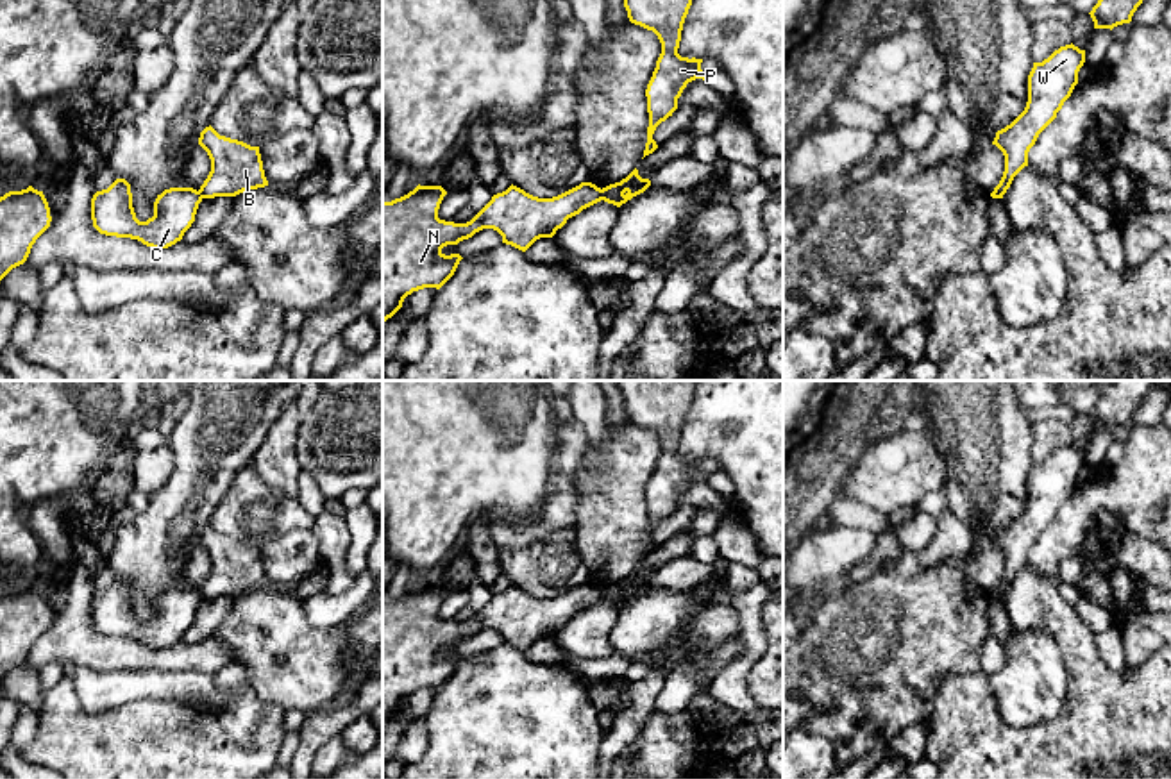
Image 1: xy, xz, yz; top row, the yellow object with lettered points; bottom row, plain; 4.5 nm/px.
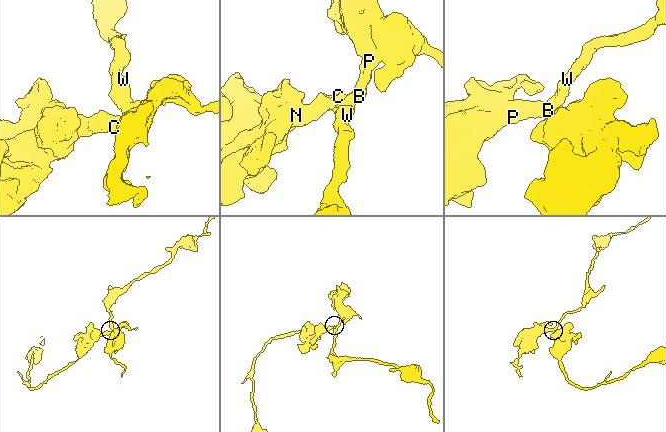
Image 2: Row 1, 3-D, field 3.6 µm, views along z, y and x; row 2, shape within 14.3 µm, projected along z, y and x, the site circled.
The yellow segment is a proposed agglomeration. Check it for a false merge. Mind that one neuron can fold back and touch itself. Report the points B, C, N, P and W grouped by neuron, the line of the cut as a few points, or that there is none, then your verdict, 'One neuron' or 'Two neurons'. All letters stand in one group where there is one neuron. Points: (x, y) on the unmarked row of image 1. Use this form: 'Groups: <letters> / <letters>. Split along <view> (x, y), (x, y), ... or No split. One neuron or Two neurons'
Groups: B P W / C N. Split along xz (601, 590), (603, 599). Two neurons

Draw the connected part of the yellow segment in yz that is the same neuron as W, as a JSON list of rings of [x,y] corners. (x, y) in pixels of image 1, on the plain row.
[[[1073,443],[1060,447],[1042,463],[1033,463],[1028,475],[1028,502],[1024,511],[1010,525],[998,531],[992,541],[1005,556],[1005,572],[990,593],[992,599],[1003,599],[1014,577],[1028,566],[1030,549],[1071,497],[1083,463],[1085,450],[1080,450]]]

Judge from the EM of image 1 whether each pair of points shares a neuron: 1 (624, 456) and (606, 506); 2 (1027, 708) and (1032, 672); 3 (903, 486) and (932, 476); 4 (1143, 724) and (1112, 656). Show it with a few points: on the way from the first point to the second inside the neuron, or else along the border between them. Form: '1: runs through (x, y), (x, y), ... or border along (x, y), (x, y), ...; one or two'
1: runs through (617, 469), (610, 483), (610, 494); one
2: runs through (1027, 699), (1032, 681); one
3: runs through (910, 479), (925, 476); one
4: border along (1095, 635), (1100, 658), (1111, 669), (1121, 672); two

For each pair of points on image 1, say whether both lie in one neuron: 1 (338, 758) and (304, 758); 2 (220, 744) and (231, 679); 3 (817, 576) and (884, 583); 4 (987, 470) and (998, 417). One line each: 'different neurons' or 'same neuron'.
1: different neurons
2: same neuron
3: different neurons
4: same neuron

